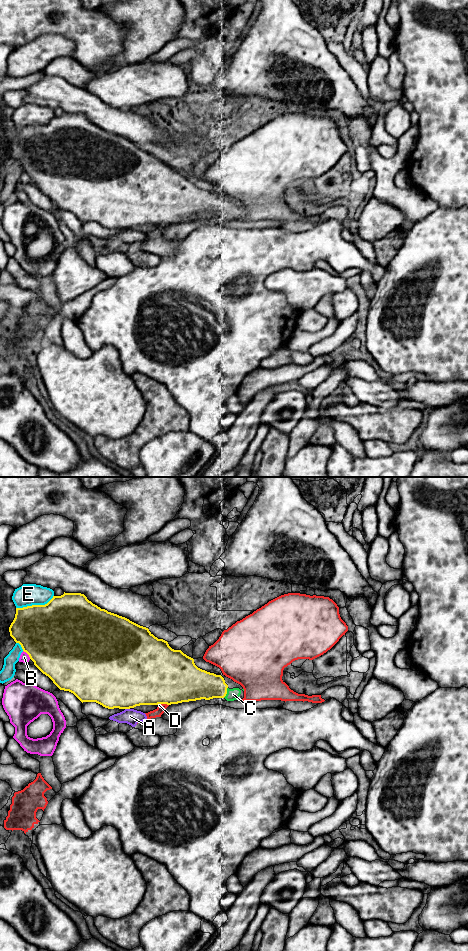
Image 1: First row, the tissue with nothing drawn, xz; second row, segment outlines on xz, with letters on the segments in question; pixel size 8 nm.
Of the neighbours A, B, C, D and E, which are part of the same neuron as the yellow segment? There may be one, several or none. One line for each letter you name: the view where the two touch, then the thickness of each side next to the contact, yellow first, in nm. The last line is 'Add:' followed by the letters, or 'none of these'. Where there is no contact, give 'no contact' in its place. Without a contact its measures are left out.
C: contact in xz; calibres 260 and 100 nm
Add: C

